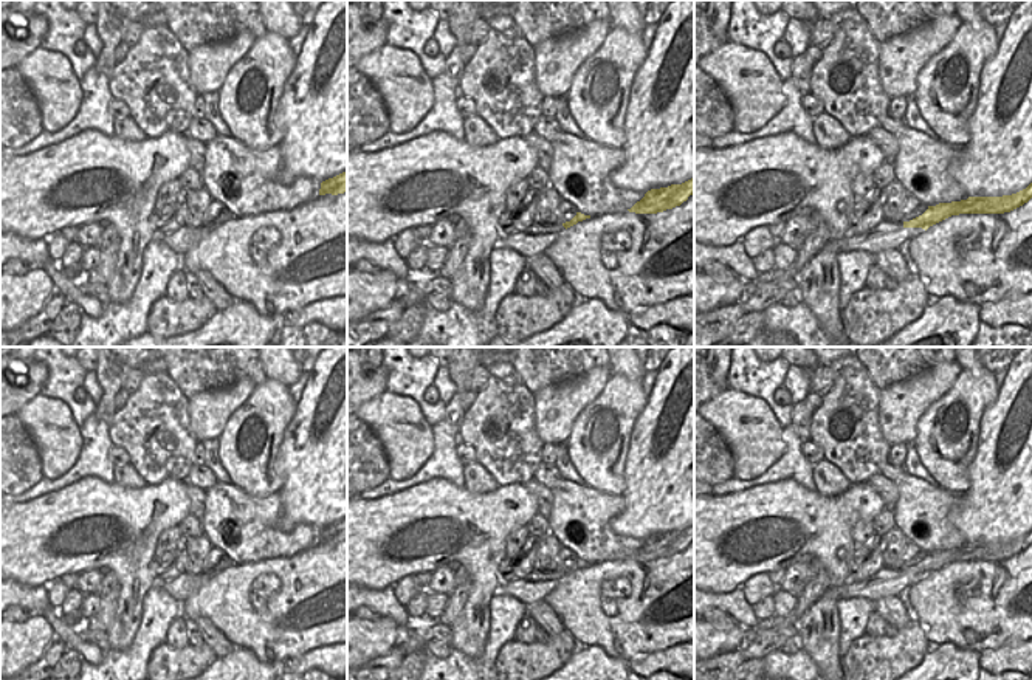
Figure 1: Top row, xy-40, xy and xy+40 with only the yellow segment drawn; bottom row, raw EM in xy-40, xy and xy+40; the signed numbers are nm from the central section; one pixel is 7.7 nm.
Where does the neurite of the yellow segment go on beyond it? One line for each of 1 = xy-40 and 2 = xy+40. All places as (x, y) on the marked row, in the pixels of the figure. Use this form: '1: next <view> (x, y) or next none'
1: next none
2: next xy+40 (887, 234)

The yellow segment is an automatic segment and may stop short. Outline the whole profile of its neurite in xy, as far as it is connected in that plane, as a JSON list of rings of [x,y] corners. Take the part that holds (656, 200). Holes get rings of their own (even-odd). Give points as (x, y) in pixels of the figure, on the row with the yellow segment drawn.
[[[694,178],[682,184],[671,184],[668,187],[651,189],[645,194],[645,197],[640,201],[637,201],[628,211],[635,214],[663,212],[666,209],[680,206],[693,194],[694,194]]]

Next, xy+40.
[[[1032,183],[1012,195],[1003,197],[968,197],[967,200],[939,203],[910,222],[882,220],[877,226],[865,234],[845,237],[831,245],[831,251],[865,251],[875,256],[880,251],[899,249],[910,239],[925,232],[930,226],[959,214],[1004,214],[1010,212],[1032,198]]]

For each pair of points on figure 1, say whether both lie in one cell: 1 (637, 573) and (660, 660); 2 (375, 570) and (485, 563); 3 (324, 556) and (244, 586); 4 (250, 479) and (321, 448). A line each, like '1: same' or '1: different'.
1: different
2: same
3: same
4: different

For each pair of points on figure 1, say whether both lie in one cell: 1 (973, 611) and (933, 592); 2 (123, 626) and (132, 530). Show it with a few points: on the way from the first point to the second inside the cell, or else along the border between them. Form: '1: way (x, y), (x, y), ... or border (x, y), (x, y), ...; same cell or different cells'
1: way (964, 611), (961, 612), (953, 604), (942, 601); same cell
2: way (130, 603), (132, 553); same cell

